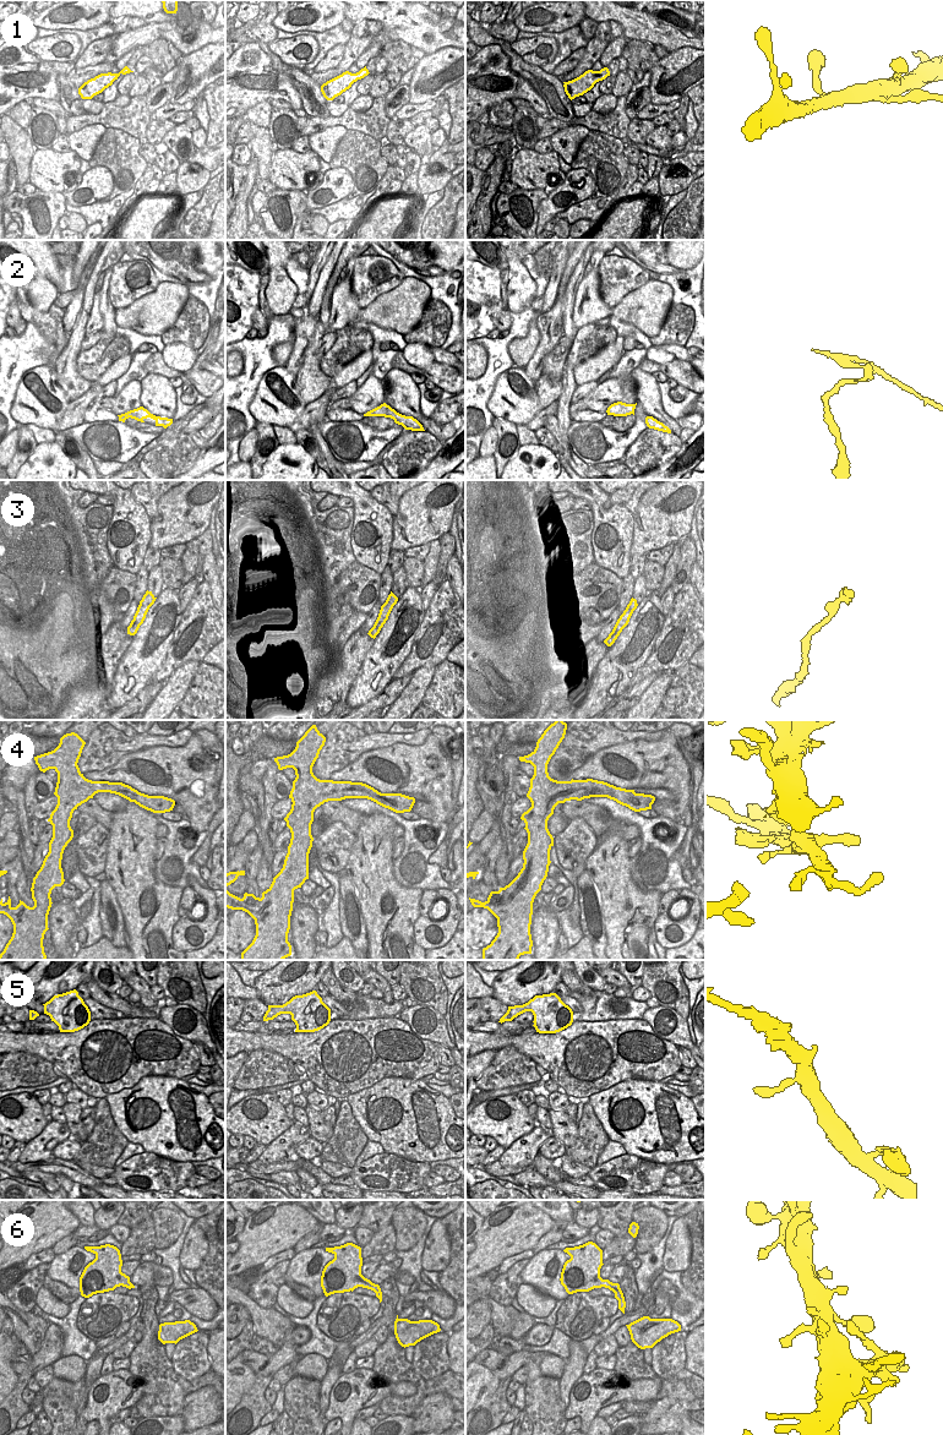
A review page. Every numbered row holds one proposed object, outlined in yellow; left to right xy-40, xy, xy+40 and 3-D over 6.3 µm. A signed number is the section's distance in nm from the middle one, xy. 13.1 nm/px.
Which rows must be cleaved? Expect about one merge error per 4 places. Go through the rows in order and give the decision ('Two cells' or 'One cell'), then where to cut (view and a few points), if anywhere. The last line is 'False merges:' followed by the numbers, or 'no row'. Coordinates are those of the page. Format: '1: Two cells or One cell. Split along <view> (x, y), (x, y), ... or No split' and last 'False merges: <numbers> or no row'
1: One cell. No split
2: Two cells. Split along xy (391, 408), (380, 407), (372, 414), (366, 414)
3: One cell. No split
4: One cell. No split
5: One cell. No split
6: One cell. No split
False merges: 2

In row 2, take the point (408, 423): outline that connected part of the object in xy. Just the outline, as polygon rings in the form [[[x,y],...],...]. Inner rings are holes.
[[[381,407],[375,410],[375,414],[364,414],[364,416],[385,416],[394,420],[396,424],[402,425],[405,430],[425,431],[423,425],[413,416],[405,416],[397,413],[394,409]]]

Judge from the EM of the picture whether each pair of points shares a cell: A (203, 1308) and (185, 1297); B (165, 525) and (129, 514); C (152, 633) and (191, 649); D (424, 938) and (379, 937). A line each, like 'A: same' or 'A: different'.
A: same
B: different
C: different
D: different

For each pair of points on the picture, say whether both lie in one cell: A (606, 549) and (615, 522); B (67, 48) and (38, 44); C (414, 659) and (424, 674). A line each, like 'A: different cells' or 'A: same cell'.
A: same cell
B: same cell
C: different cells

